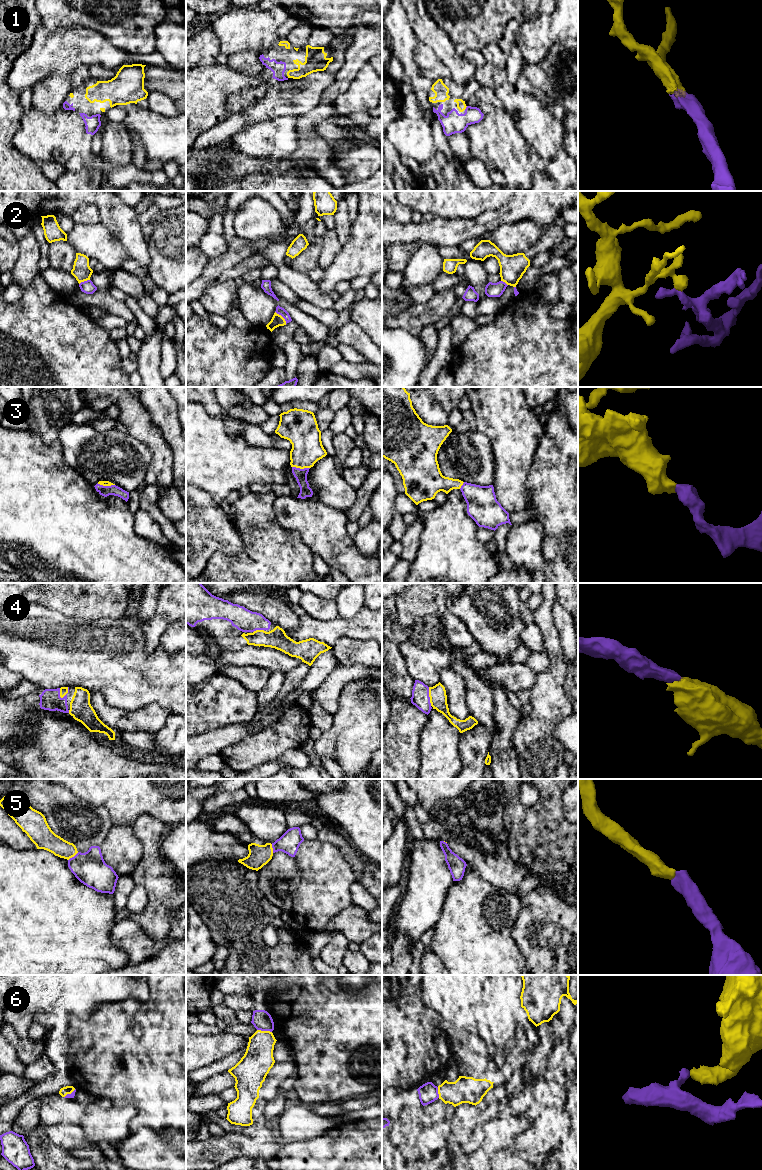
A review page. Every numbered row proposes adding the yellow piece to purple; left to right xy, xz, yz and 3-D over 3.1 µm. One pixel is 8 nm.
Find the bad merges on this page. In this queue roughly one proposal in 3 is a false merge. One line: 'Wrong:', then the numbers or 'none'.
Wrong: 2, 6

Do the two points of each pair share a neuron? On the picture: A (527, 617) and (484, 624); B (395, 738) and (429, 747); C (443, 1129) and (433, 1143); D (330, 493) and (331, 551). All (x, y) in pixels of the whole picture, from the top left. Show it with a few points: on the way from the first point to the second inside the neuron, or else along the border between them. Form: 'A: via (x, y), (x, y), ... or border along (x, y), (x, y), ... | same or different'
A: border along (520, 602), (519, 616), (526, 625) | different
B: border along (426, 722), (421, 731), (419, 768) | different
C: via (440, 1132), (434, 1140) | same
D: border along (307, 500), (317, 500), (345, 512) | different

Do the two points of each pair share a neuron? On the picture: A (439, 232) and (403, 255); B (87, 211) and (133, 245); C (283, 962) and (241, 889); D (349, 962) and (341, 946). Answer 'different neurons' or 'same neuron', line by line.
A: different neurons
B: different neurons
C: same neuron
D: different neurons

